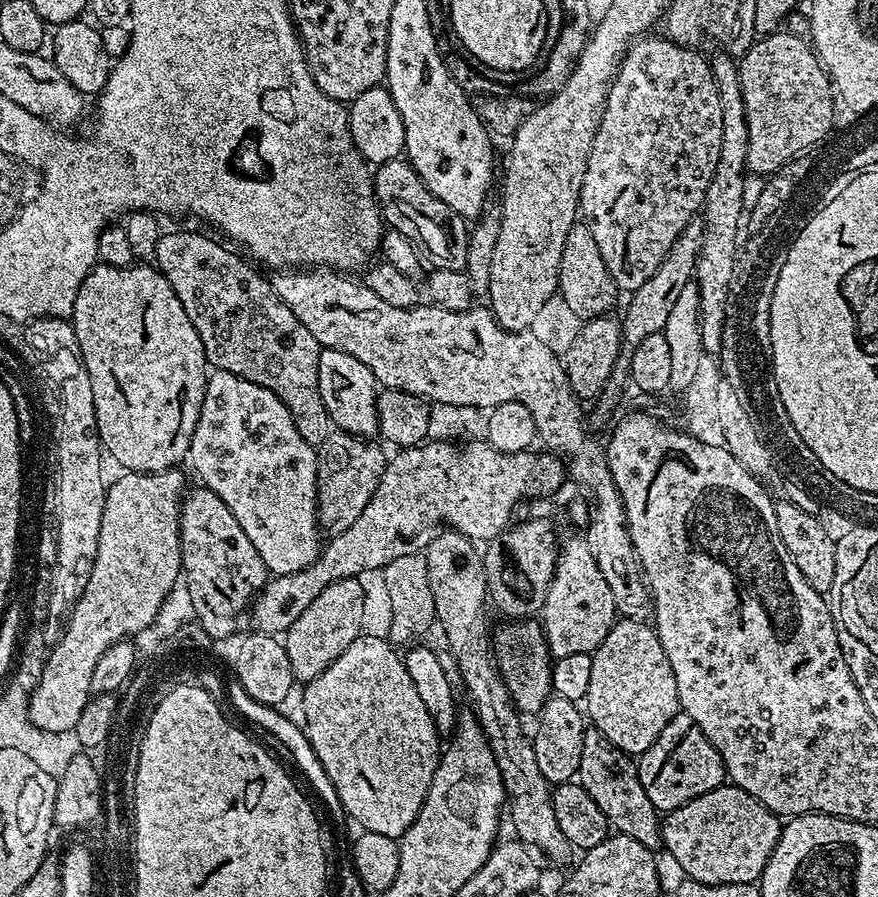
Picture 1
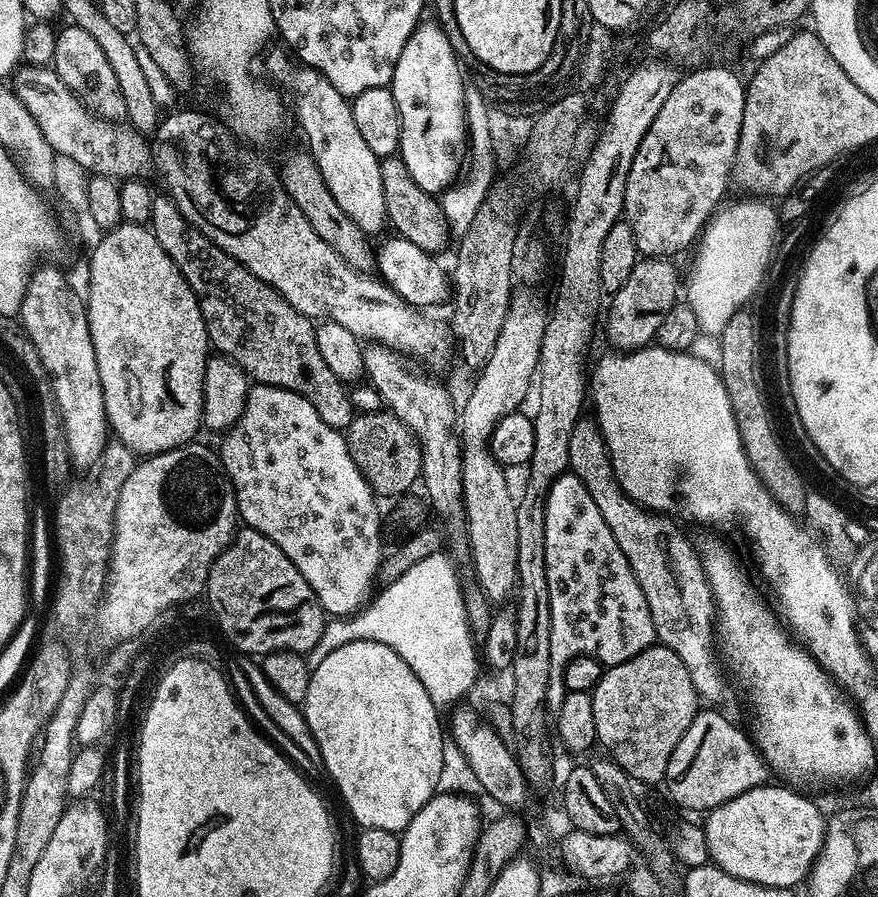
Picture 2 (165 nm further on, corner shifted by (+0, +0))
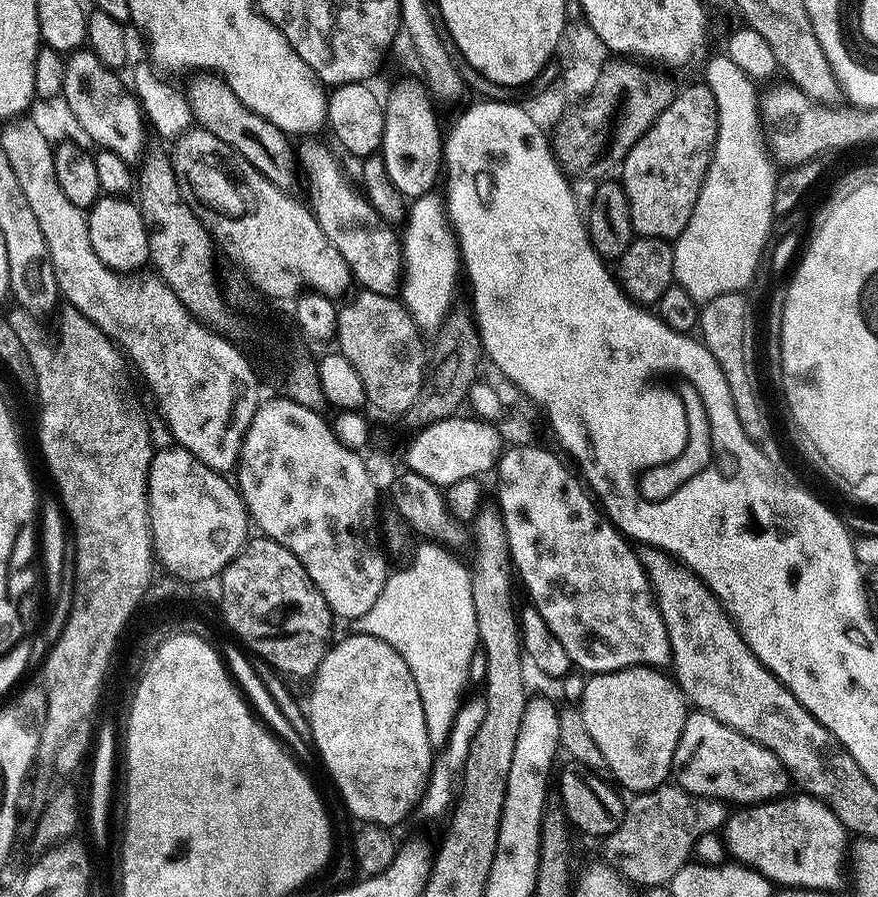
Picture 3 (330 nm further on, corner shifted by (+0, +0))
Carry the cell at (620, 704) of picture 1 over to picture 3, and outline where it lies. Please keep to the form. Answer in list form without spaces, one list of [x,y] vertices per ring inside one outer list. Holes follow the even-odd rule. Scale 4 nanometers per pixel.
[[[647,666],[622,668],[619,672],[598,672],[587,677],[585,692],[578,701],[586,730],[601,751],[603,767],[612,771],[611,779],[621,789],[629,788],[629,793],[632,794],[651,792],[673,775],[674,750],[682,738],[684,723],[689,714],[689,709],[684,708],[685,697],[679,694],[671,679],[668,681],[660,675],[664,674]]]

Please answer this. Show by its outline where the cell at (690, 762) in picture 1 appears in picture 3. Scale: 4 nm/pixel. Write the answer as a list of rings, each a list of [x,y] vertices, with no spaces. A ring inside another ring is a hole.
[[[689,711],[682,738],[674,750],[674,780],[695,796],[731,802],[736,806],[755,806],[781,799],[788,788],[788,767],[770,750],[746,738],[738,730],[718,722],[709,712]]]

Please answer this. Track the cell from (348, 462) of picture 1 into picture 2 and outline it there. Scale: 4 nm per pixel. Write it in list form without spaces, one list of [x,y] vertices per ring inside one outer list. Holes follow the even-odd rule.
[[[387,410],[381,412],[360,413],[355,415],[345,429],[344,437],[351,460],[355,462],[364,479],[372,487],[372,491],[379,497],[392,496],[391,498],[407,493],[414,482],[417,483],[421,468],[421,454],[419,444],[409,431],[406,424],[402,423],[397,416]]]

